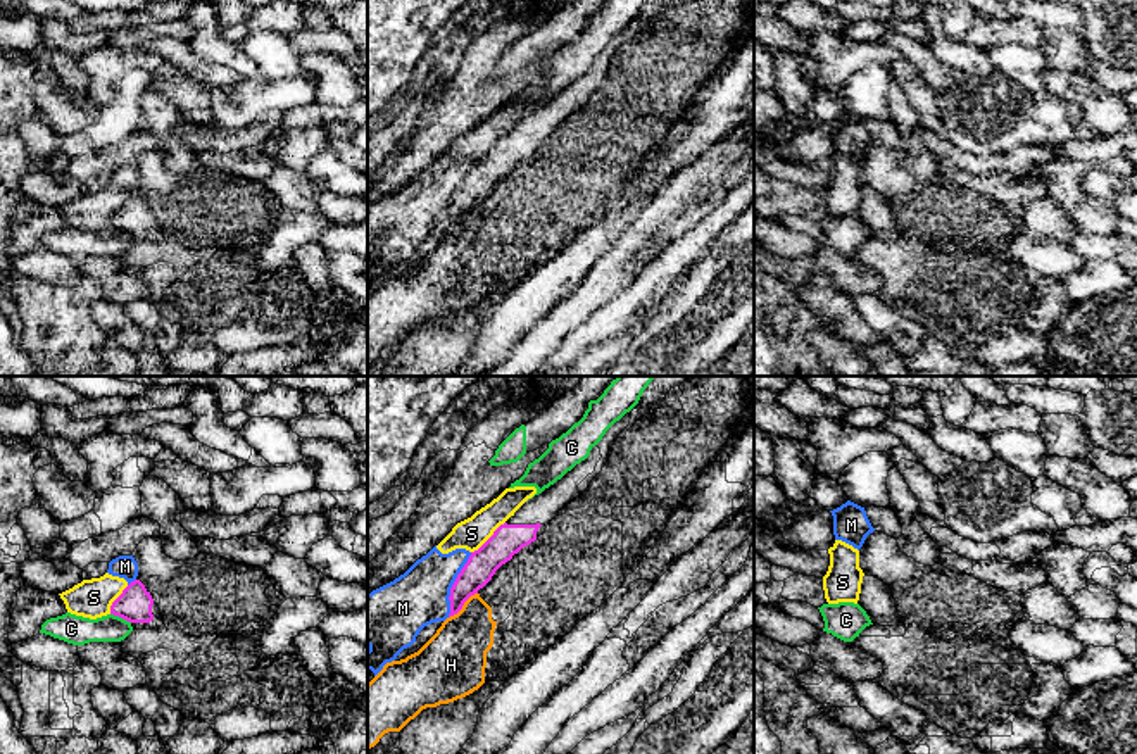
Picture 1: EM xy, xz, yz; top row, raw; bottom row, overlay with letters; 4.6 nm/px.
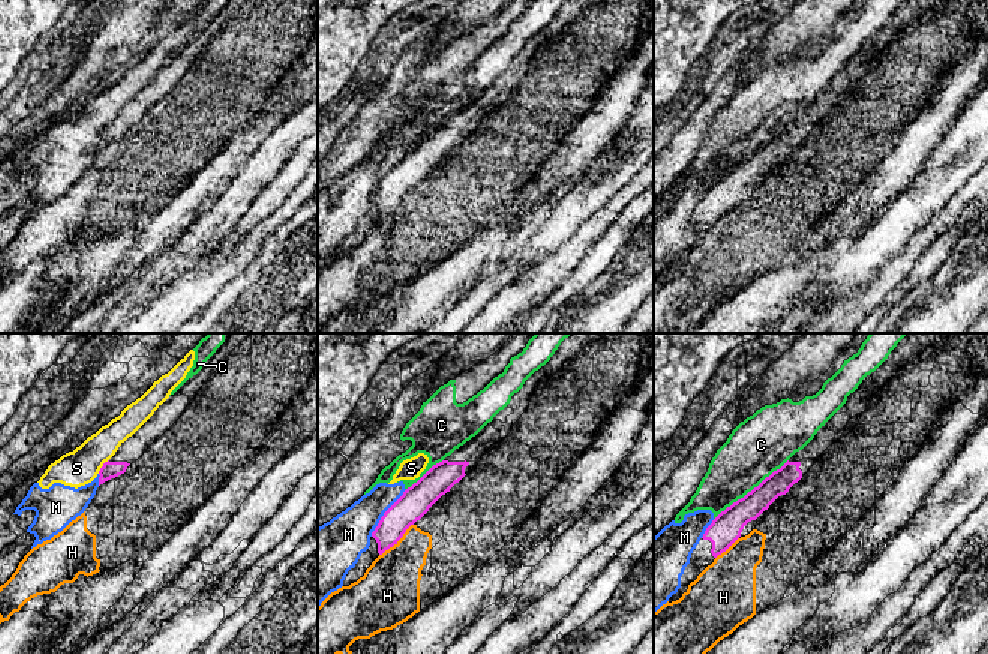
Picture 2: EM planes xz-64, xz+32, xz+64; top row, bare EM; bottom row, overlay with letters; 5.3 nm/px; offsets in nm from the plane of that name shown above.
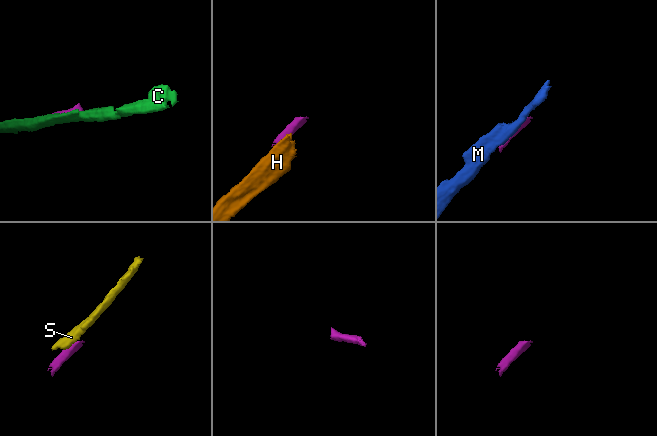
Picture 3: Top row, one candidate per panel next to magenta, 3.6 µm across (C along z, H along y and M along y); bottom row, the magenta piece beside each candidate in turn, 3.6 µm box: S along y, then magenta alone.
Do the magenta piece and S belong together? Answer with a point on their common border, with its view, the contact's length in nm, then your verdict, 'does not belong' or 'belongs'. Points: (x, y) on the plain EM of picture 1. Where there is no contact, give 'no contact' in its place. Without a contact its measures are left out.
xz (489, 152) | 220 nm | does not belong

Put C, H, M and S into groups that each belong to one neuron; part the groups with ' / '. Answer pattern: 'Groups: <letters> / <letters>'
Groups: C / H / M S

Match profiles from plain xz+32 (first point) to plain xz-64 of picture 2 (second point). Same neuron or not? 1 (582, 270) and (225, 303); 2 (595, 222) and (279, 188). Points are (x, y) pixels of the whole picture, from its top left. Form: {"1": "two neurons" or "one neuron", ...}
{"1": "one neuron", "2": "one neuron"}

